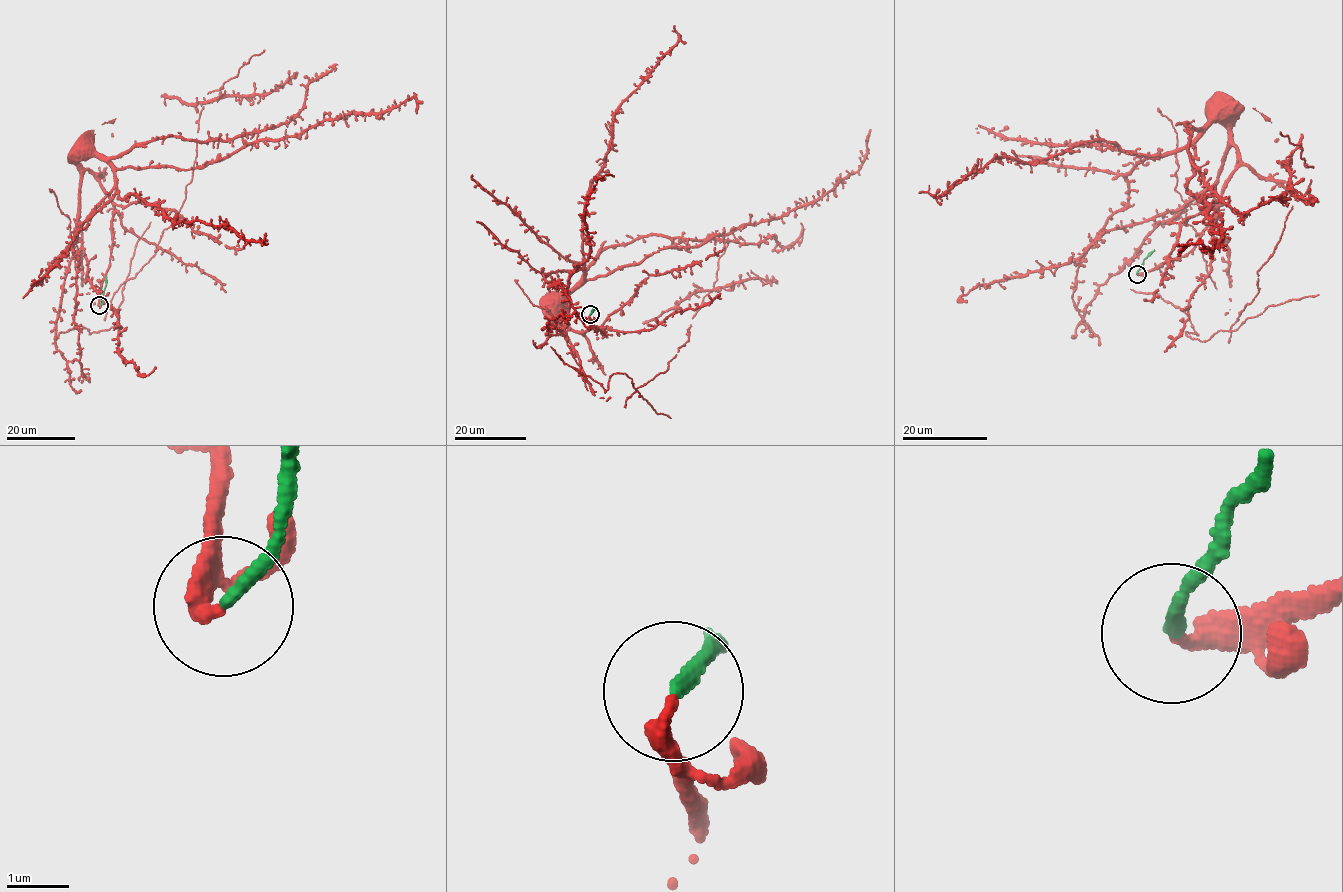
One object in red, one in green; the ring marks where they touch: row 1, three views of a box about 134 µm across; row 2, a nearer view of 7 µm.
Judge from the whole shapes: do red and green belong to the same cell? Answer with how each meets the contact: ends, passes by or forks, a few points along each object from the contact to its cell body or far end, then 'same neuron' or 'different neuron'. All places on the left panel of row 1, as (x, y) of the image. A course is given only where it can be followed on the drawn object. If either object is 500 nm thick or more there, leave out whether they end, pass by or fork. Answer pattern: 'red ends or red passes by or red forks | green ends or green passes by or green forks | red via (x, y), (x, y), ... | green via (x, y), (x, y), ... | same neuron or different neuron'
red ends | green ends | red via (99, 305), (98, 296), (110, 257), (113, 204), (90, 172), (73, 160), (74, 153), (78, 153) | green via (99, 305), (106, 275) | different neuron

